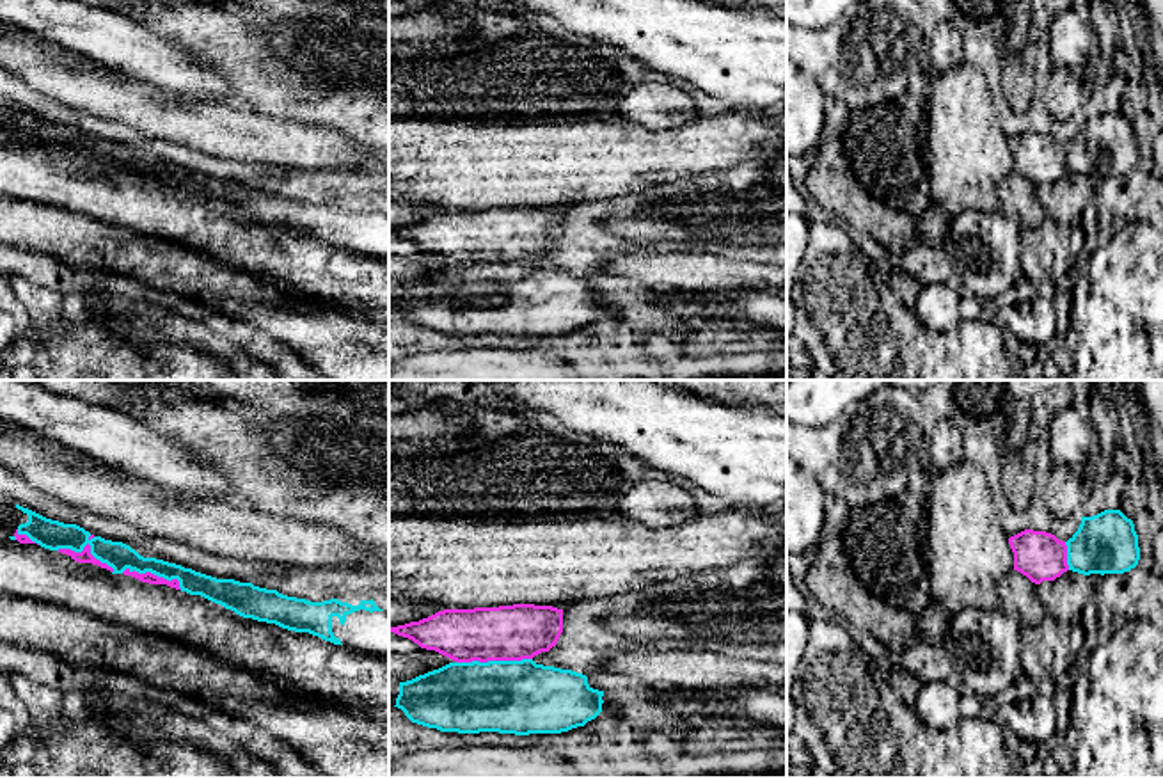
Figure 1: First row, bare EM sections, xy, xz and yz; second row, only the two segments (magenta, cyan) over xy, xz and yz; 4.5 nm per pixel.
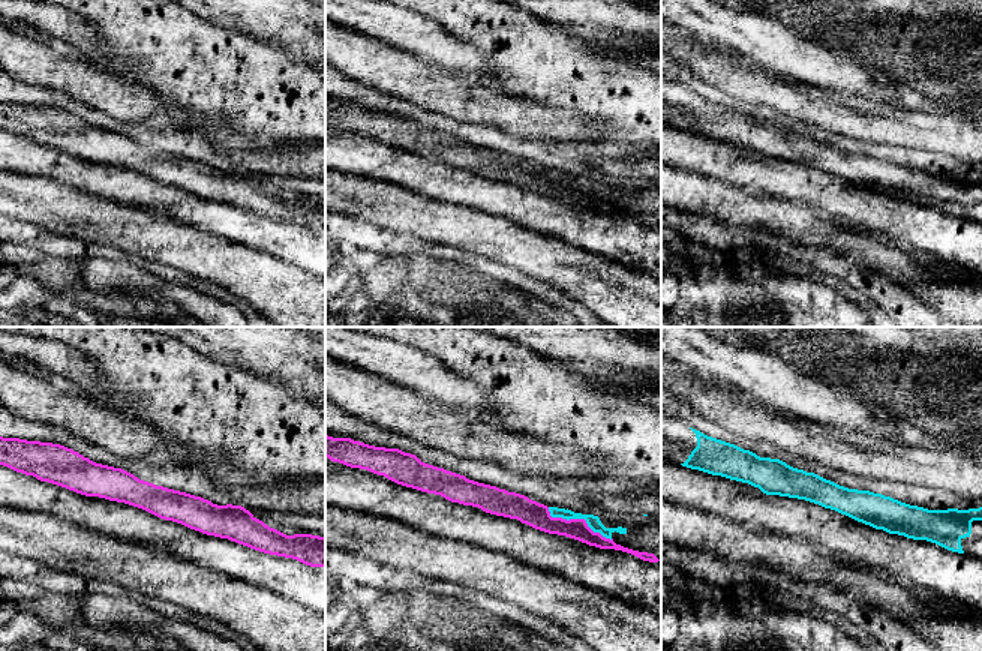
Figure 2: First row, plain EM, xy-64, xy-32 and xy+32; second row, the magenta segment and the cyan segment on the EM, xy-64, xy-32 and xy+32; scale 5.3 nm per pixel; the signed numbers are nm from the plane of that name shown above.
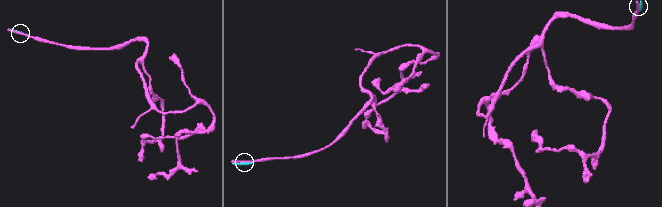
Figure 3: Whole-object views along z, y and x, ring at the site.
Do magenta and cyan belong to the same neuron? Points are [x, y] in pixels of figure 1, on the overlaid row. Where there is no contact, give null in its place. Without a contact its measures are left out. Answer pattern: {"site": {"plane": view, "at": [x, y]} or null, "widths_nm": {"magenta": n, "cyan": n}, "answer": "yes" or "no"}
{"site": {"plane": "xy", "at": [89, 546]}, "widths_nm": {"magenta": 60, "cyan": 140}, "answer": "no"}

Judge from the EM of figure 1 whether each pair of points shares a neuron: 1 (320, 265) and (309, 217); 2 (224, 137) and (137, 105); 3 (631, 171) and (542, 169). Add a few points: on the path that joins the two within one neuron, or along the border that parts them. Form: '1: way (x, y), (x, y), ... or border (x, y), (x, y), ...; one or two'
1: border (276, 226), (286, 231), (308, 233), (354, 251); two
2: way (203, 125), (158, 112); one
3: way (609, 169), (563, 169); one

